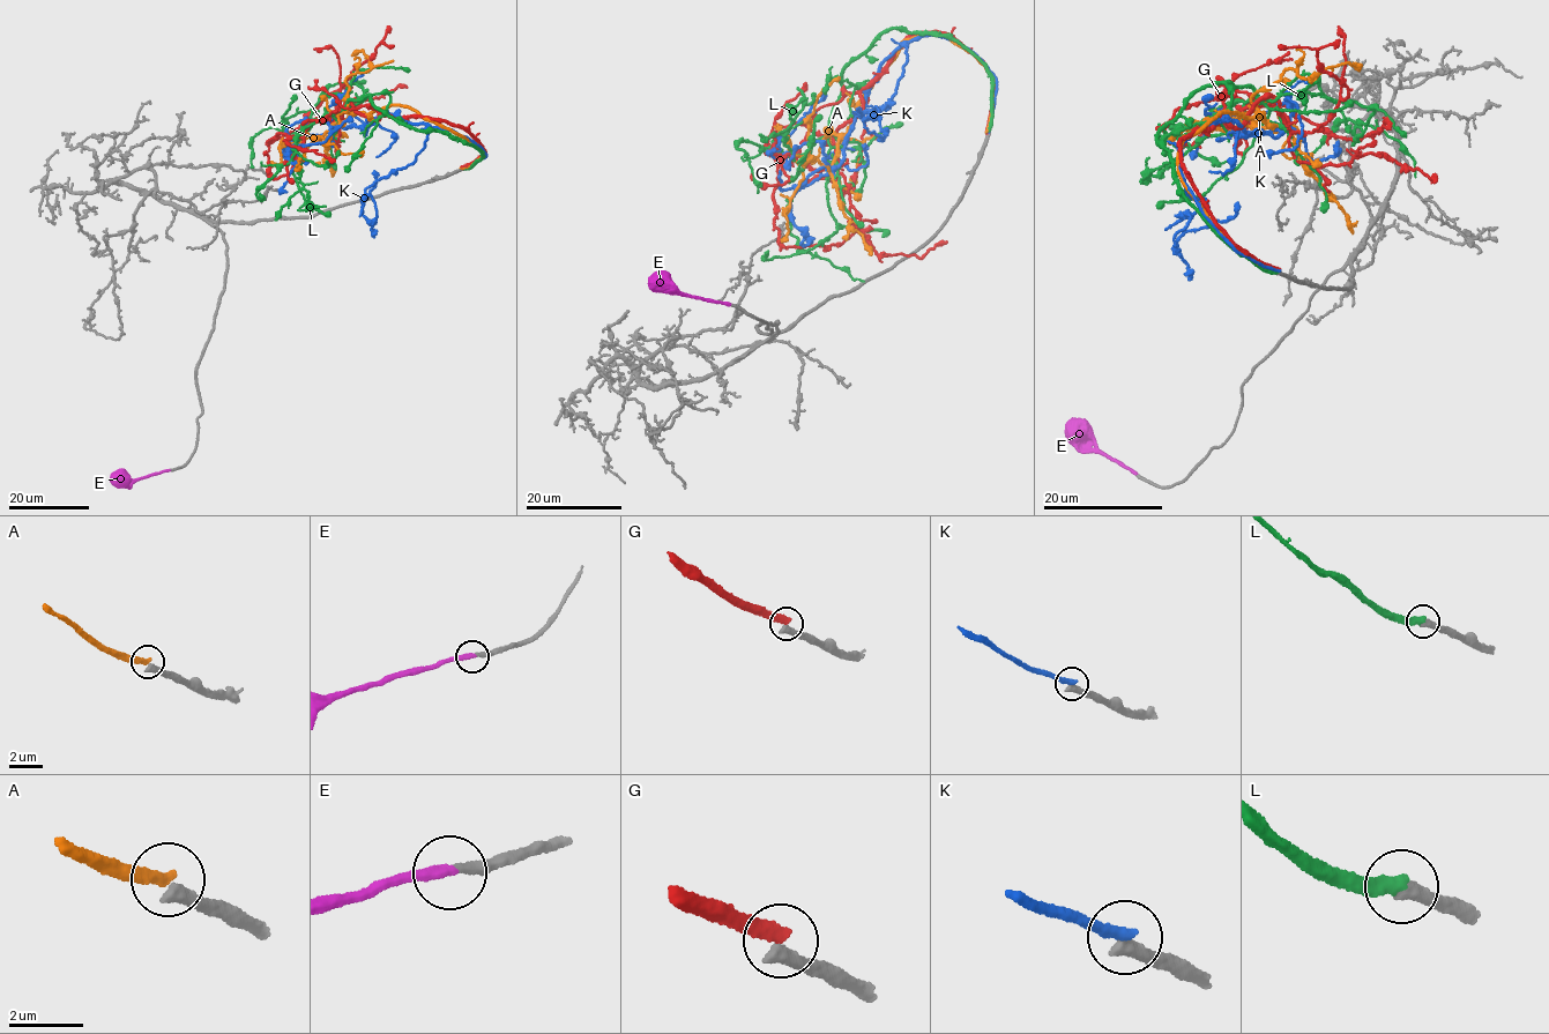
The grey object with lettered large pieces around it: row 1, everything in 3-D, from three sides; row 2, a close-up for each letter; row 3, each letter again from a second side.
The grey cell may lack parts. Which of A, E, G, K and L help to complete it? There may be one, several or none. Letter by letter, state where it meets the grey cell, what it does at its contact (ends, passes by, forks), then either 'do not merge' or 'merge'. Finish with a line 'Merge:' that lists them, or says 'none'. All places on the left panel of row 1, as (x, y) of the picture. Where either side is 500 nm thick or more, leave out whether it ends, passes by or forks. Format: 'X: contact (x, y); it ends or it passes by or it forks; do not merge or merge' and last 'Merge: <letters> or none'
A: contact (462, 168); it ends; do not merge
E: contact (169, 470); it ends; merge
G: contact (462, 168); it ends; do not merge
K: contact (463, 168); it ends; do not merge
L: contact (463, 169); it ends; merge
Merge: E, L

